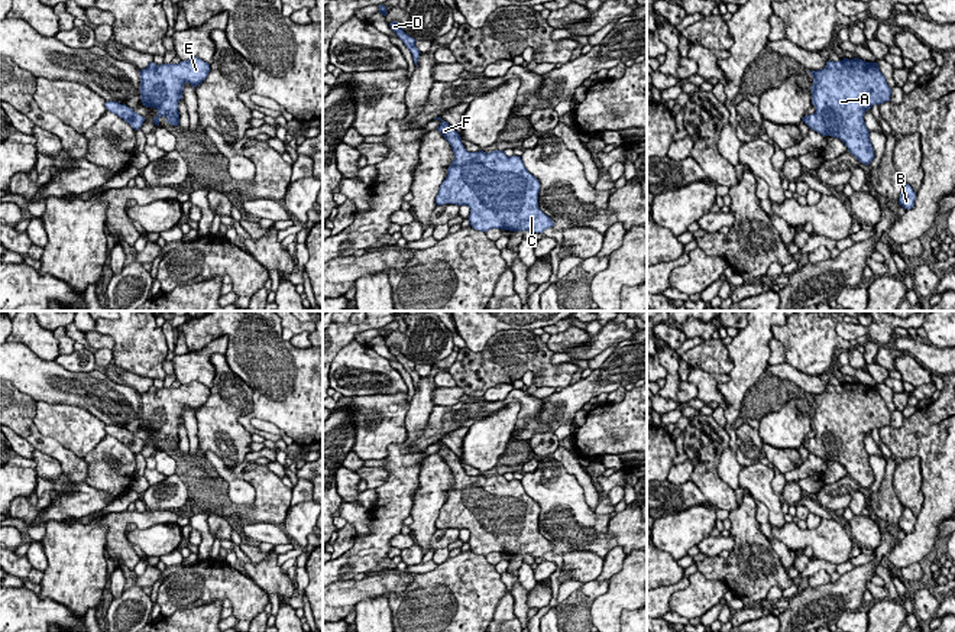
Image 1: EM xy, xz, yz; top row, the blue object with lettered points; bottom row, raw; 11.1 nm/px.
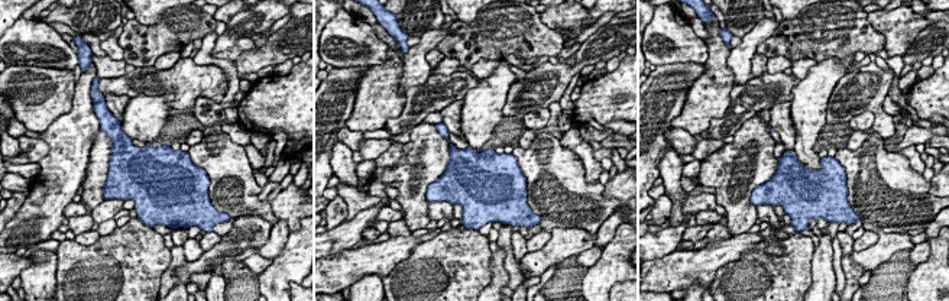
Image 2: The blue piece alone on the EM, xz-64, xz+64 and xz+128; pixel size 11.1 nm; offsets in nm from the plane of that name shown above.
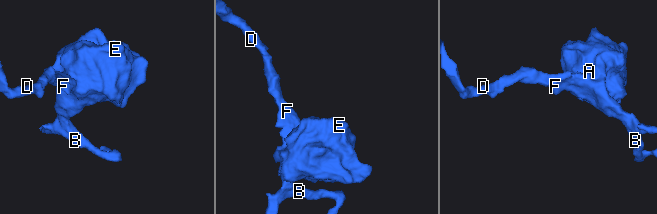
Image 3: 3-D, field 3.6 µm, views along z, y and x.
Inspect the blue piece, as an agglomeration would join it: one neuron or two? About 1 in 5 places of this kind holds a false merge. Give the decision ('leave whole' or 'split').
leave whole

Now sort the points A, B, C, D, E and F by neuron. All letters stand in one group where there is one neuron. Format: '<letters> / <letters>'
A B C D E F

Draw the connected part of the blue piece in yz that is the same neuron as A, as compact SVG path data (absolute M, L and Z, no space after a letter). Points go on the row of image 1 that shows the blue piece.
M844 58L809 72L813 77L810 90L816 111L802 121L822 136L841 139L849 153L870 165L875 155L864 114L874 104L890 101L891 95L878 64Z

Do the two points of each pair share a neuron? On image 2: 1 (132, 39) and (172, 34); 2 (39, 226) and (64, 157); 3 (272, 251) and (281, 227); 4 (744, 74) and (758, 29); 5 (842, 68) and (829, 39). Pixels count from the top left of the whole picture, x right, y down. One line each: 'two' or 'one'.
1: one
2: one
3: one
4: one
5: two

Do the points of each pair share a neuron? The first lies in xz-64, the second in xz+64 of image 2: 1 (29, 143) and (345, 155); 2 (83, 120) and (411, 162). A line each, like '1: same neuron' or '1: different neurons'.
1: different neurons
2: different neurons

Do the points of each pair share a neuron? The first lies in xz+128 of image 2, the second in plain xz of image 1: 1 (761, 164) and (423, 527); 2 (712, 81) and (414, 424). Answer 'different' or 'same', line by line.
1: same
2: different

